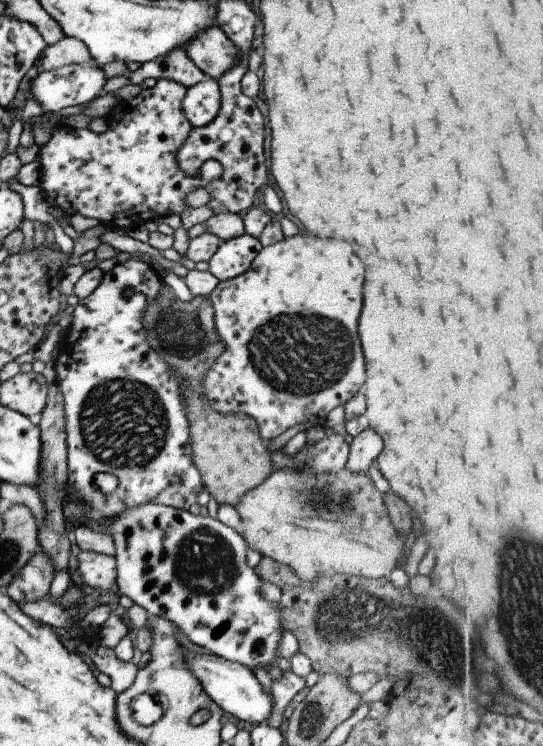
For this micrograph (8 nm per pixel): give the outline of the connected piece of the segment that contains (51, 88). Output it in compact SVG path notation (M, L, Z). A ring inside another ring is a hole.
M85 64L85 66L69 65L57 68L57 70L42 71L31 80L30 93L32 99L41 106L44 113L58 112L67 106L79 106L86 104L102 94L103 84L106 78L103 70L97 64Z

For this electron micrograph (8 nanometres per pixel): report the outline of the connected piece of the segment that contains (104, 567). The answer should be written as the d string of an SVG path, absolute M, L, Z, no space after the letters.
M79 551L72 566L79 572L79 578L96 590L100 597L116 592L114 556Z

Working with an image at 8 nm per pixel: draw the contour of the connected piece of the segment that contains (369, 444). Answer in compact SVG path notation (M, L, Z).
M367 427L354 436L349 444L346 467L353 474L366 474L381 452L381 438Z

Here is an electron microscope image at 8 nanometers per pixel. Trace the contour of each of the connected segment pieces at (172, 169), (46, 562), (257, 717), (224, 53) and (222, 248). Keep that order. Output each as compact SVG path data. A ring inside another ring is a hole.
M159 79L153 87L140 90L129 100L116 103L111 109L110 127L106 132L93 133L87 129L73 130L62 124L53 126L49 140L37 146L36 159L40 164L40 190L49 207L61 209L65 216L81 214L83 218L95 218L101 224L118 231L137 228L147 221L179 214L185 210L185 196L195 188L205 188L209 182L221 176L221 165L209 159L209 166L199 165L195 176L187 176L175 162L175 154L191 132L181 102L186 88L173 80Z
M37 550L25 562L25 566L20 568L19 574L15 574L15 578L5 587L7 598L17 604L46 598L54 572L47 554Z
M186 649L183 652L185 652L185 666L187 666L187 670L195 676L195 680L199 681L205 694L225 714L231 714L231 716L235 716L241 722L249 722L250 724L265 723L269 712L273 710L273 698L271 698L271 693L267 694L261 688L252 670L236 662L227 662L227 660L223 660L223 658L219 658L211 653L195 654Z
M216 24L185 42L184 50L193 64L213 80L233 68L239 58L239 50Z
M245 233L222 241L208 260L208 271L218 281L231 280L247 270L261 247L258 239Z

